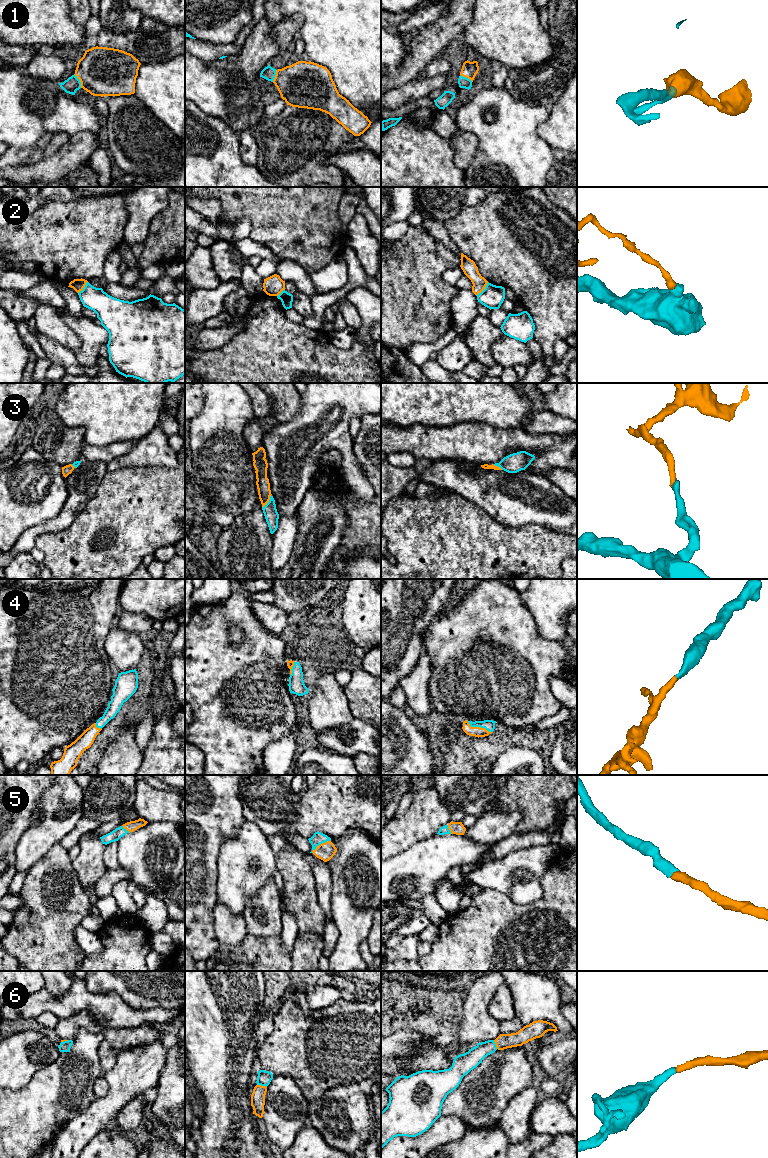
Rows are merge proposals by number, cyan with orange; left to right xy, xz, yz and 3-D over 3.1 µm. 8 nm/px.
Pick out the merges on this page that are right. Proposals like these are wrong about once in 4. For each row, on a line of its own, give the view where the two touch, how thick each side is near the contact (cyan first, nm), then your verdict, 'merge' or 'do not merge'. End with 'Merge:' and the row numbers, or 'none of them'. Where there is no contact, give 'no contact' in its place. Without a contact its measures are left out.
1: meets cyan in xy; 120 nm thick on the cyan side, 400 nm on the other; merge
2: meets cyan in yz; 180 nm thick on the cyan side, 120 nm on the other; do not merge
3: meets cyan in xz; 110 nm thick on the cyan side, 110 nm on the other; merge
4: meets cyan in yz; 90 nm thick on the cyan side, 80 nm on the other; merge
5: meets cyan in xz; 100 nm thick on the cyan side, 140 nm on the other; merge
6: meets cyan in xz; 120 nm thick on the cyan side, 110 nm on the other; merge
Merge: 1, 3, 4, 5, 6

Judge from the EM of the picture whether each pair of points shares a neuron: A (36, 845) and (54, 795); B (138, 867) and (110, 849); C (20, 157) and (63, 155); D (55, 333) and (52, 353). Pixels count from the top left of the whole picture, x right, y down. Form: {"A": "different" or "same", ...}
{"A": "same", "B": "different", "C": "different", "D": "different"}

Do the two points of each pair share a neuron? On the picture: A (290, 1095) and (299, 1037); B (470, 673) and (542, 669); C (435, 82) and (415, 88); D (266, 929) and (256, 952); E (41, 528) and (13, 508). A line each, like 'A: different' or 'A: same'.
A: different
B: same
C: same
D: different
E: different

